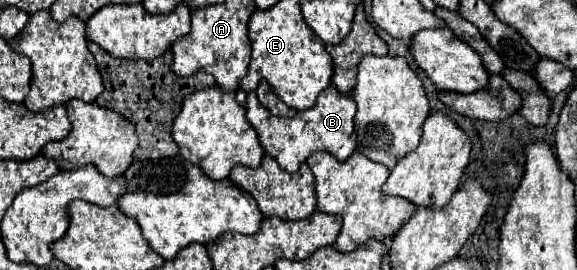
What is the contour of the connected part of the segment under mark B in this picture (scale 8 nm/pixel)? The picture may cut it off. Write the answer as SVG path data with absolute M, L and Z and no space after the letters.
M329 86L315 102L315 106L297 112L293 118L273 116L265 106L259 104L255 92L247 94L247 118L253 124L253 128L259 134L259 140L263 144L263 150L273 156L279 166L287 172L295 172L301 162L305 162L313 152L325 150L337 160L347 160L355 148L355 112L357 104L353 102L351 94L339 92L335 86Z

